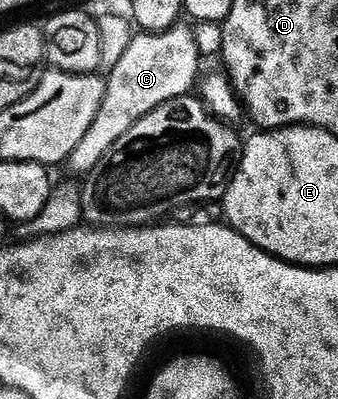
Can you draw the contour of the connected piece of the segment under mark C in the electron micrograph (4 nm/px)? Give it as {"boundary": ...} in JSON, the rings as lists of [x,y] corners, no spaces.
{"boundary":[[[177,23],[166,31],[135,34],[116,67],[107,74],[107,89],[98,116],[66,161],[66,167],[79,177],[86,177],[97,167],[110,146],[146,113],[161,107],[168,100],[189,94],[199,80],[200,63],[202,57],[198,53],[195,32],[183,23]]]}

